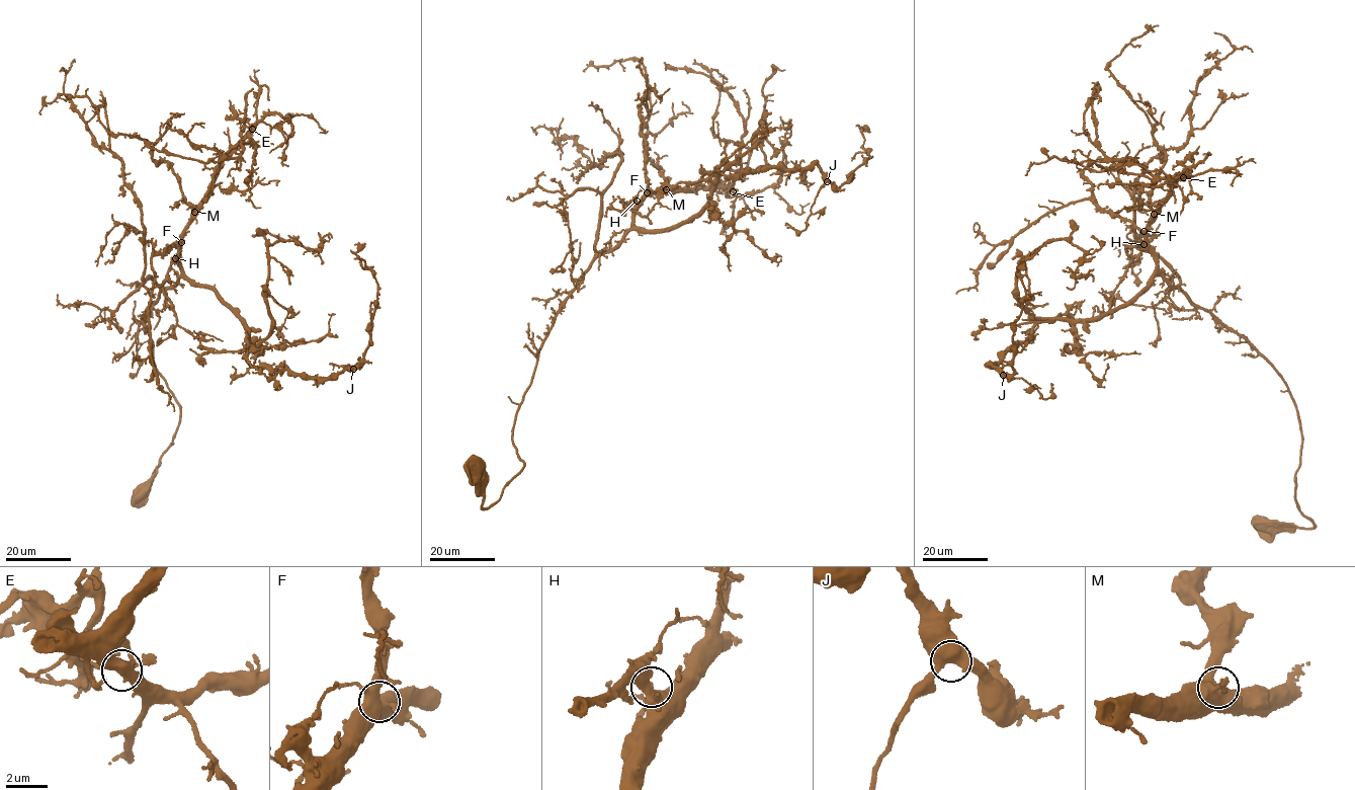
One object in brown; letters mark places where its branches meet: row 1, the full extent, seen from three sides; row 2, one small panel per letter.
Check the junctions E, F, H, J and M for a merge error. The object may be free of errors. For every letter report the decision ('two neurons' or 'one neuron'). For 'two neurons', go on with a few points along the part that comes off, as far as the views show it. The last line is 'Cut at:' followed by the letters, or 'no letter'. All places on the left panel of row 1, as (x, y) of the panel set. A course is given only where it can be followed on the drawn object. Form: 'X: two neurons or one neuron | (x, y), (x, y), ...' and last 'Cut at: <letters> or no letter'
E: two neurons | (251, 129), (245, 123), (245, 95), (253, 88)
F: one neuron
H: one neuron
J: one neuron
M: one neuron
Cut at: E

